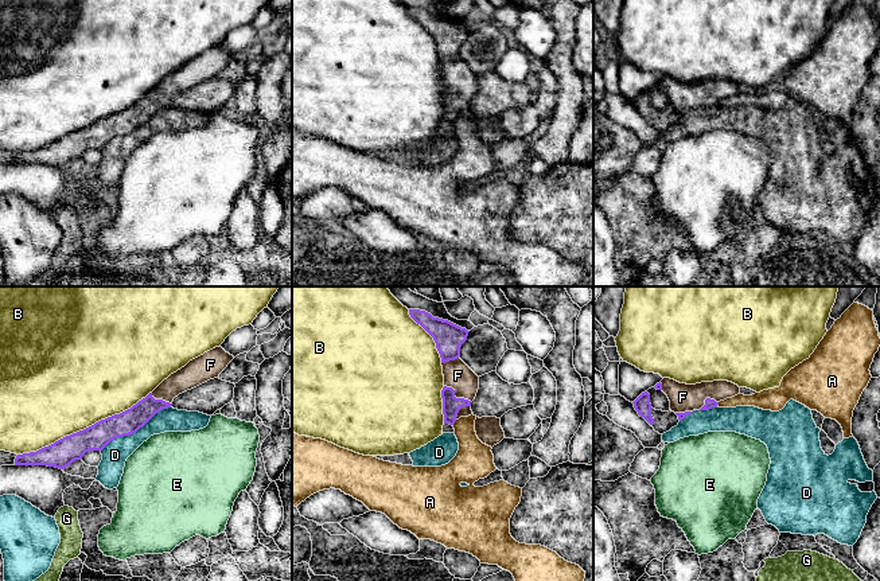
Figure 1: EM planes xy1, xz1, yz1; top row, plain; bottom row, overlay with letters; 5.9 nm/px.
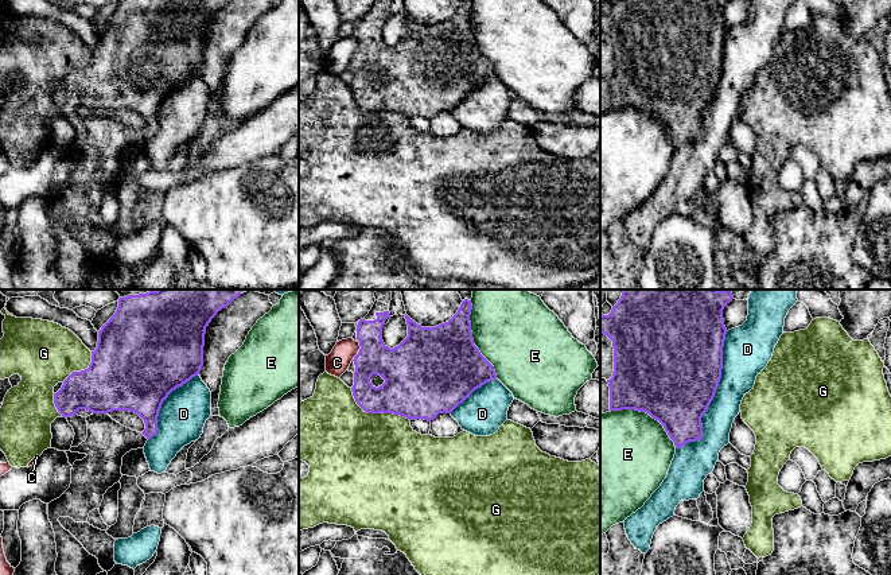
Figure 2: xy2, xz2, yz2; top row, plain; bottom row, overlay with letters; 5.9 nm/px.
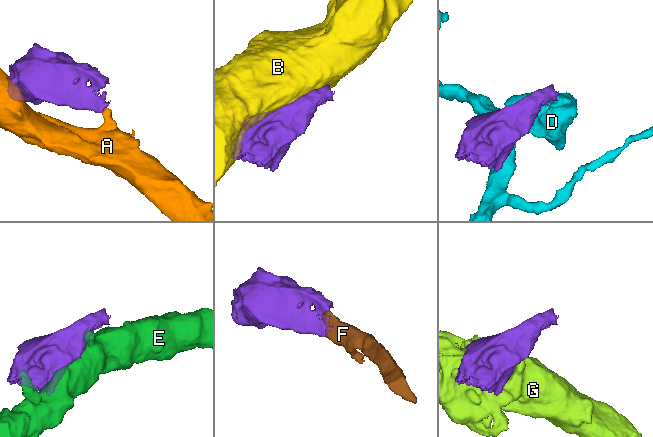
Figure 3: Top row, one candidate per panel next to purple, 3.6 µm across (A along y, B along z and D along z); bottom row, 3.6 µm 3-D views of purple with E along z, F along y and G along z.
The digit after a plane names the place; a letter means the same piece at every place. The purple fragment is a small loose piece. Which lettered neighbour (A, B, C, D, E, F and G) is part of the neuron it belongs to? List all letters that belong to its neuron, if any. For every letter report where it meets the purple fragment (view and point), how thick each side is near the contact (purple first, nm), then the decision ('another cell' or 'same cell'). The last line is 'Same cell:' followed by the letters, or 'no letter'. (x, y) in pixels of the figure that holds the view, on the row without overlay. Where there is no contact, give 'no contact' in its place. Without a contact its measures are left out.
A: xz1 (454, 121) | 110/220 nm | another cell
B: xy1 (84, 128) | 160/500 nm | another cell
C: xz2 (358, 50) | 220/140 nm | another cell
D: yz2 (714, 94) | 500/220 nm | another cell
E: xz2 (473, 38) | 480/420 nm | another cell
F: xz1 (455, 96) | 110/160 nm | another cell
G: xz2 (376, 111) | 340/500 nm | another cell
Same cell: no letter

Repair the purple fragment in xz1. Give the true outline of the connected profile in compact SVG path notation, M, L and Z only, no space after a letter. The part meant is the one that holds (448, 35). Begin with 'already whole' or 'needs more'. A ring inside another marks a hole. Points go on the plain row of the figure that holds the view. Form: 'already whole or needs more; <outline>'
already whole; M409 8L409 13L433 36L441 62L460 55L460 46L467 39L470 30L448 19L433 16L425 9Z

